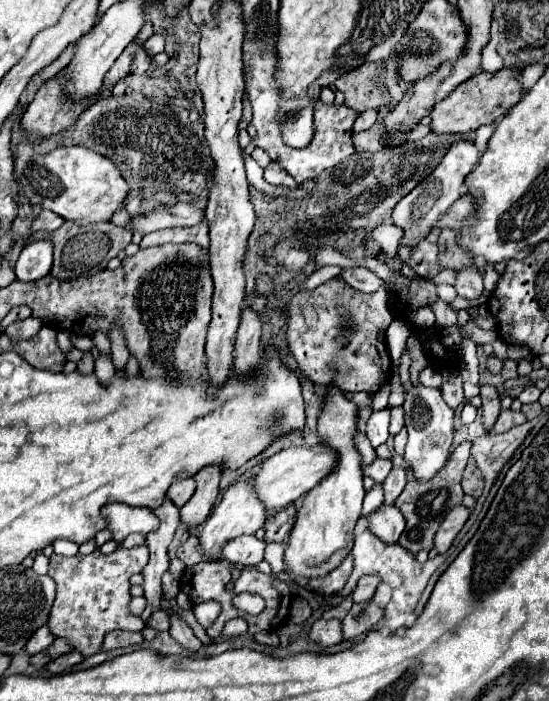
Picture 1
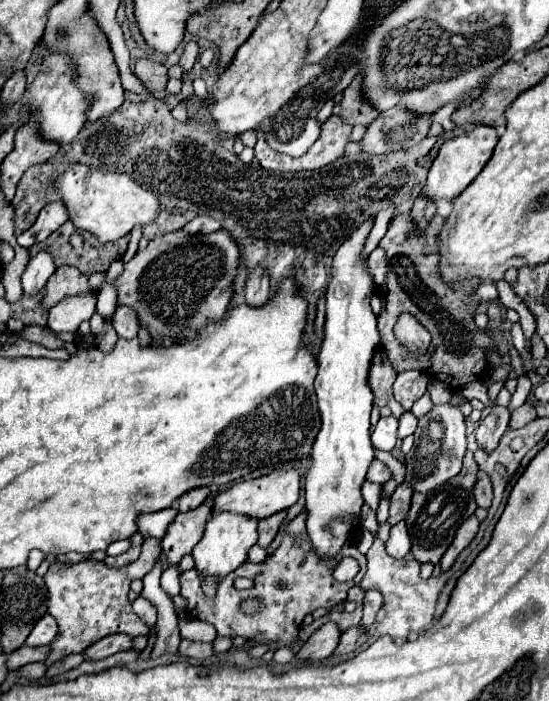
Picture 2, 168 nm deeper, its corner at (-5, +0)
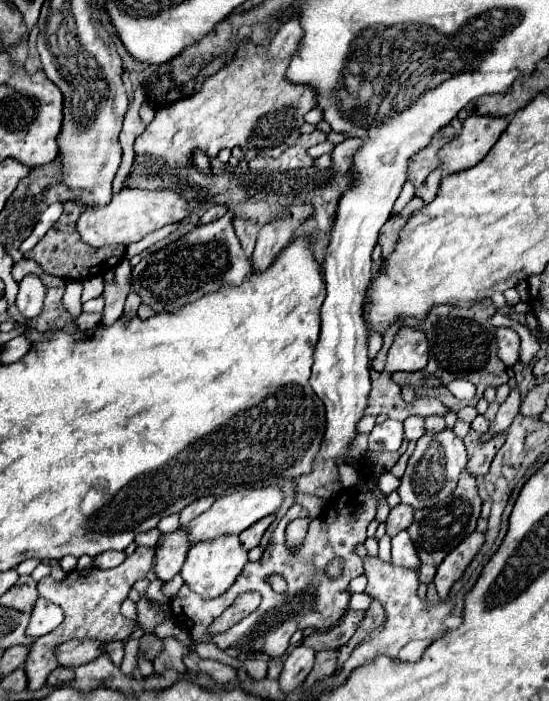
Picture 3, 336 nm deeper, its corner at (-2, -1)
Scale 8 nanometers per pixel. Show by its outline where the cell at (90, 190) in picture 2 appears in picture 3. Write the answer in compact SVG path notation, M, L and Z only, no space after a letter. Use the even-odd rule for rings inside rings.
M124 187L120 193L112 195L110 203L104 207L84 207L78 221L76 231L86 245L104 247L104 245L130 245L142 239L146 233L152 233L164 225L176 223L188 215L186 203L180 195L172 191L146 191L146 189L130 189Z

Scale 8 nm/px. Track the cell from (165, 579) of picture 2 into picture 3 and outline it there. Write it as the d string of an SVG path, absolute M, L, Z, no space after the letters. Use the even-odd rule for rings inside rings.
M154 579L154 581L150 581L150 587L148 587L148 597L154 601L154 599L160 599L160 603L162 605L166 605L168 603L168 597L162 593L162 581L160 579Z

